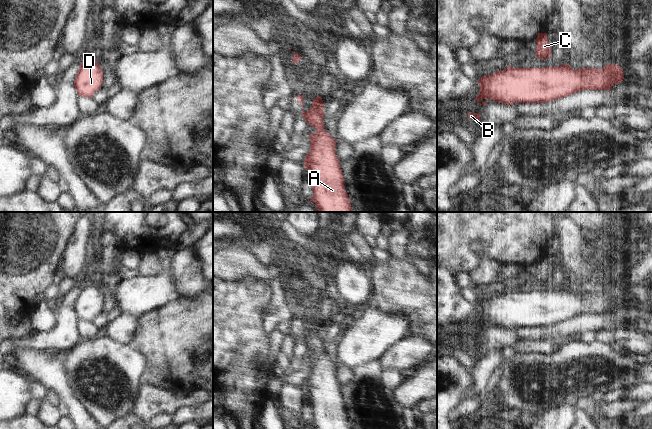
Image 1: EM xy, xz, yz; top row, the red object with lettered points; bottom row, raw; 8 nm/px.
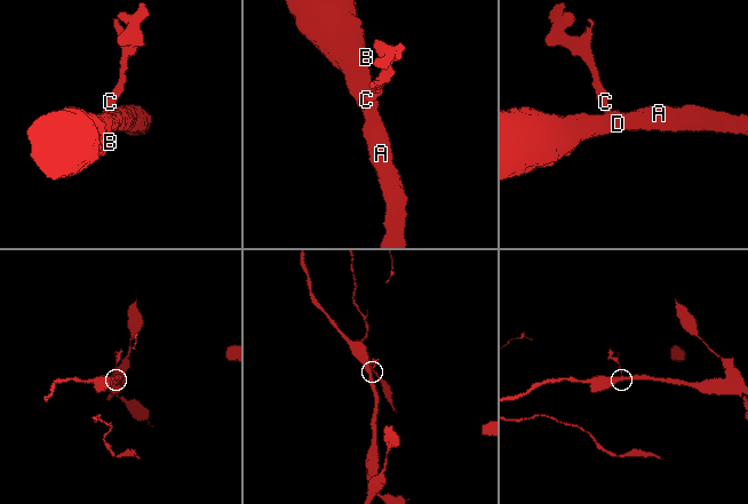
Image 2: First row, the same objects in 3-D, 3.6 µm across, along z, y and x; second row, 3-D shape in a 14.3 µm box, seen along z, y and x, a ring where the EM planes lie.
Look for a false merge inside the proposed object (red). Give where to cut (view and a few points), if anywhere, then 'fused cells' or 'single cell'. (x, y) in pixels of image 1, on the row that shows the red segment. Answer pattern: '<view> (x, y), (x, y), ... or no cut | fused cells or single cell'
xz (304, 113), (305, 118) | fused cells

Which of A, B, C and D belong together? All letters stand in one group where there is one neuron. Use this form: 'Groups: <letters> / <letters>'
Groups: A B D / C

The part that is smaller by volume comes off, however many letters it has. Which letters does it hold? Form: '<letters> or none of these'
C

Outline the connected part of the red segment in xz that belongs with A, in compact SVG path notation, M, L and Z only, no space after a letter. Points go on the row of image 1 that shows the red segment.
M319 95L312 101L312 108L305 113L305 120L308 125L316 129L314 135L309 133L310 152L305 156L304 166L308 170L311 178L313 197L309 202L316 204L318 212L351 212L352 207L348 194L344 186L344 177L340 168L339 159L335 153L337 140L331 137L331 134L324 130L323 101Z

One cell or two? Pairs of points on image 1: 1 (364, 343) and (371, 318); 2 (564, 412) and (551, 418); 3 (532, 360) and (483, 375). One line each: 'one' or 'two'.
1: one
2: one
3: two

